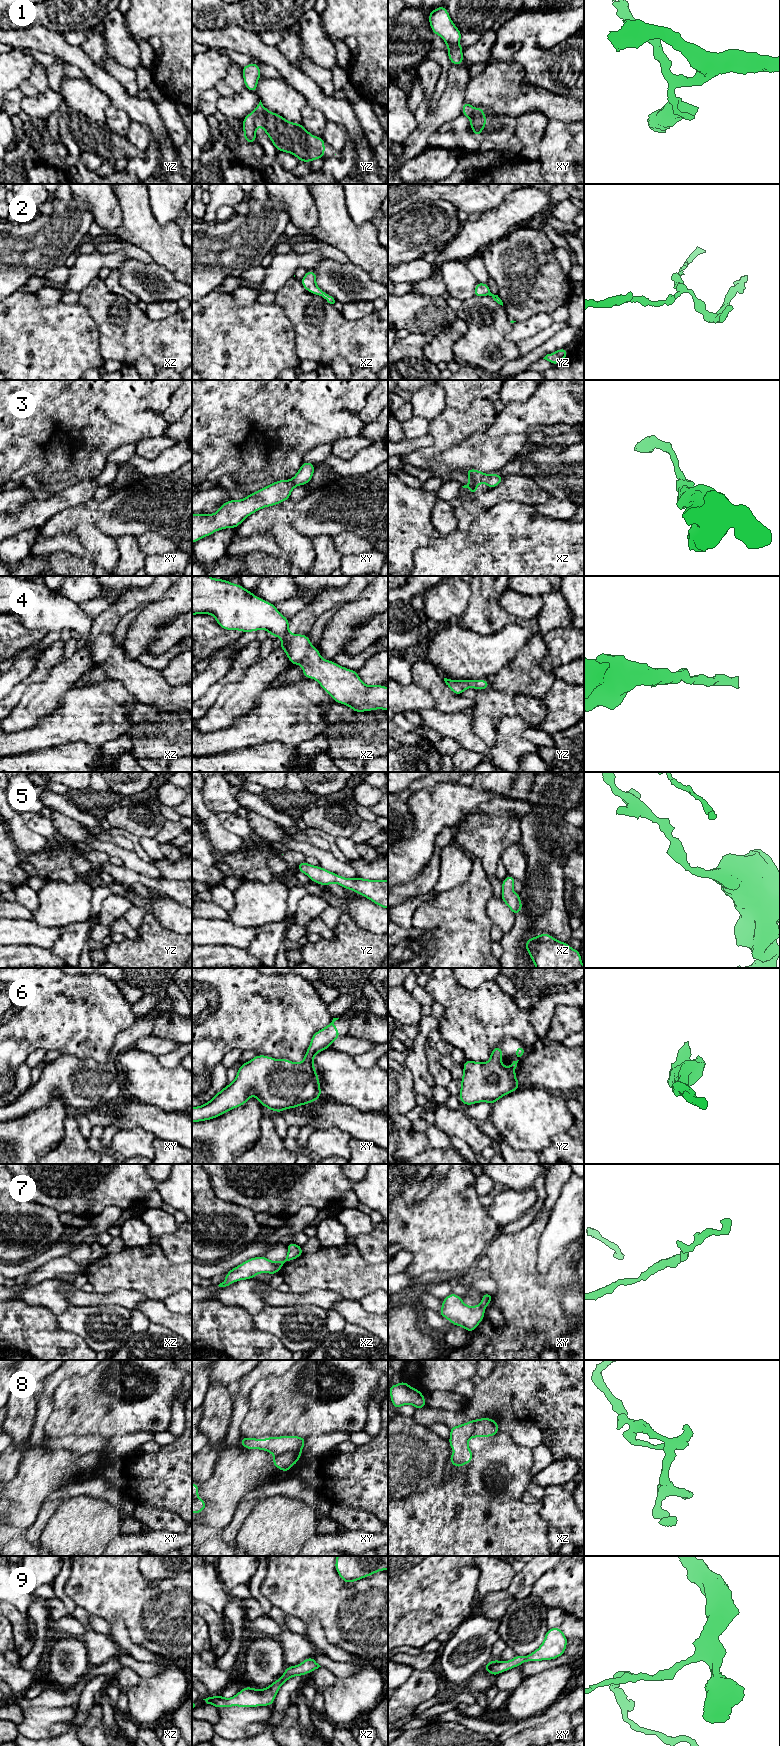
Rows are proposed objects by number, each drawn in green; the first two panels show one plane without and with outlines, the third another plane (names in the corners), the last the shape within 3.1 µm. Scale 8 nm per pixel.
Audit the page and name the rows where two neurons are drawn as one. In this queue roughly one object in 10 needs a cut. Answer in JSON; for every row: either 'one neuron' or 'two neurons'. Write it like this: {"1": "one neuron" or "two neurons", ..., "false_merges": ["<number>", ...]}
{"1": "two neurons", "2": "one neuron", "3": "one neuron", "4": "one neuron", "5": "one neuron", "6": "one neuron", "7": "one neuron", "8": "one neuron", "9": "one neuron", "false_merges": ["1"]}

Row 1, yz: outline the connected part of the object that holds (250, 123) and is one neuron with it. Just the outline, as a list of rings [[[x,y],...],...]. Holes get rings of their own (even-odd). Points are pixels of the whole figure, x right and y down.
[[[260,100],[256,109],[253,110],[251,113],[249,113],[242,120],[244,141],[253,144],[256,143],[256,130],[258,128],[258,125],[260,124],[260,121],[262,119],[265,110],[266,108]]]

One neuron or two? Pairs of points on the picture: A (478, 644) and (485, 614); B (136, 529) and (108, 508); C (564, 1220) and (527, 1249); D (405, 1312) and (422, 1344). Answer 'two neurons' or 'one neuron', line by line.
A: two neurons
B: one neuron
C: two neurons
D: one neuron

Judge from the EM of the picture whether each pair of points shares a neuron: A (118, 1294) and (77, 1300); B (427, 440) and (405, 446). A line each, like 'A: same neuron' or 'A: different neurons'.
A: same neuron
B: same neuron

